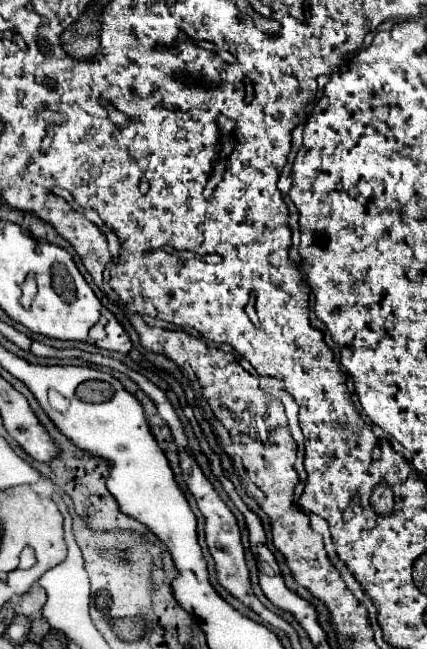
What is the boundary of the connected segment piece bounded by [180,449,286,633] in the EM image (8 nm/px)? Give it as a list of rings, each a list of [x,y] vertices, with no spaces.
[[[184,449],[180,453],[180,467],[182,467],[182,477],[190,489],[190,493],[194,495],[196,503],[198,503],[198,509],[200,513],[204,515],[206,519],[206,543],[208,543],[208,551],[210,555],[214,557],[214,563],[216,563],[216,577],[218,577],[218,583],[232,595],[236,597],[242,605],[250,607],[264,623],[272,625],[272,627],[278,627],[286,633],[286,621],[280,619],[276,613],[272,613],[270,609],[266,609],[252,593],[252,587],[250,587],[250,577],[248,577],[248,567],[246,567],[246,561],[244,561],[244,547],[240,543],[240,531],[238,531],[238,525],[236,525],[236,517],[232,515],[232,511],[226,507],[226,503],[218,497],[218,493],[214,491],[212,483],[204,477],[204,473],[200,471],[198,463],[190,457],[190,453]]]

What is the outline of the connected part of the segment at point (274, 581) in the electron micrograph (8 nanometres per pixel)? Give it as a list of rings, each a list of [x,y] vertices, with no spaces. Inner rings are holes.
[[[276,563],[276,575],[264,575],[264,573],[260,575],[260,587],[272,605],[276,605],[282,611],[292,613],[294,619],[296,615],[300,615],[300,597],[284,585],[278,563]]]

